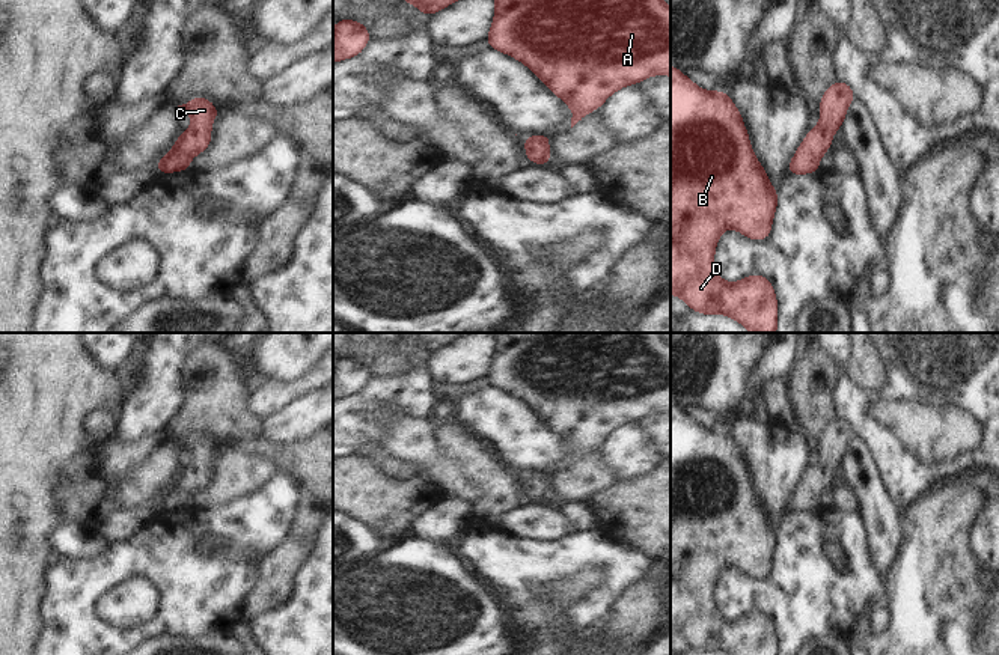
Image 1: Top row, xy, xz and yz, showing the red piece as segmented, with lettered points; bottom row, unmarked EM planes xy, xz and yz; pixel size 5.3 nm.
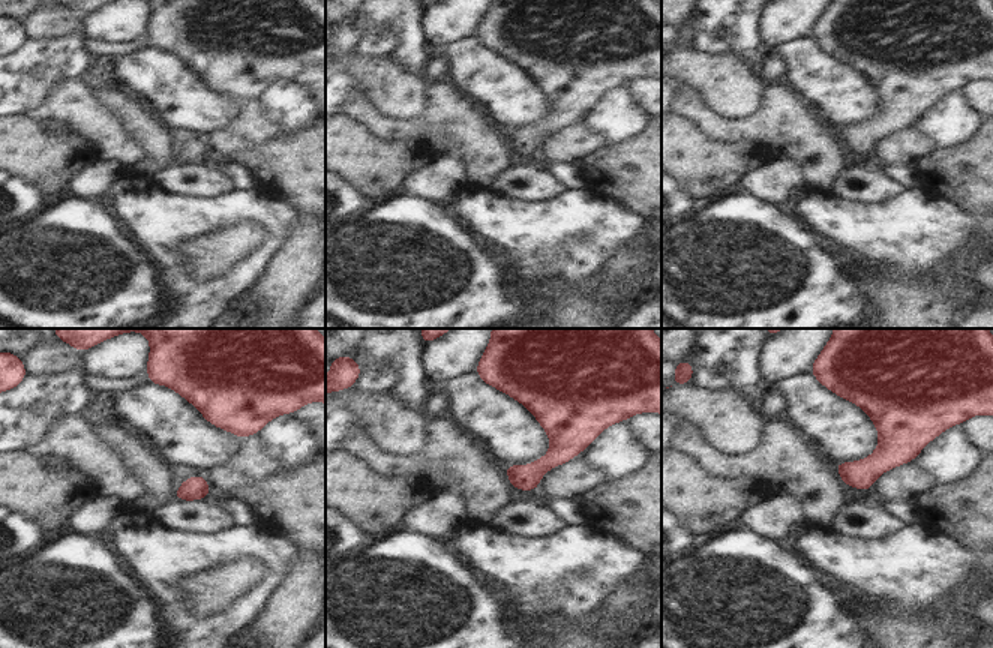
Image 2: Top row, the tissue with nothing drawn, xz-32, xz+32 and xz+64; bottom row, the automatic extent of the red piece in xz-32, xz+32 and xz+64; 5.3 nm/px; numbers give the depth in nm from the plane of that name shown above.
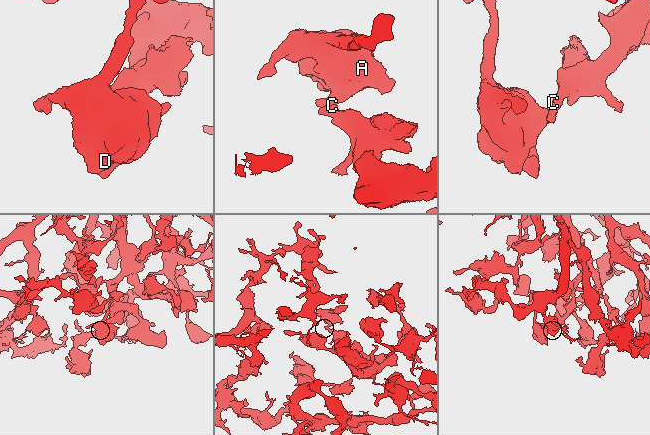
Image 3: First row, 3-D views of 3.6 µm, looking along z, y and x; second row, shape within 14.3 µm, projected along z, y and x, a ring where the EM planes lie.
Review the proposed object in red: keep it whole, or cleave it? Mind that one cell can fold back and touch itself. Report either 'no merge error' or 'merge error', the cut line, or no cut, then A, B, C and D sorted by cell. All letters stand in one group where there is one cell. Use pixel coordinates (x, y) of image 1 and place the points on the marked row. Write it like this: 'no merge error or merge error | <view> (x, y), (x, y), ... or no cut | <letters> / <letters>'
no merge error | no cut | A B C D

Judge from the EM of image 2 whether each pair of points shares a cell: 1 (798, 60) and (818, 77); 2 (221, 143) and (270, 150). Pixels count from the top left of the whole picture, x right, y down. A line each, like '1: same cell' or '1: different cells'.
1: same cell
2: different cells

